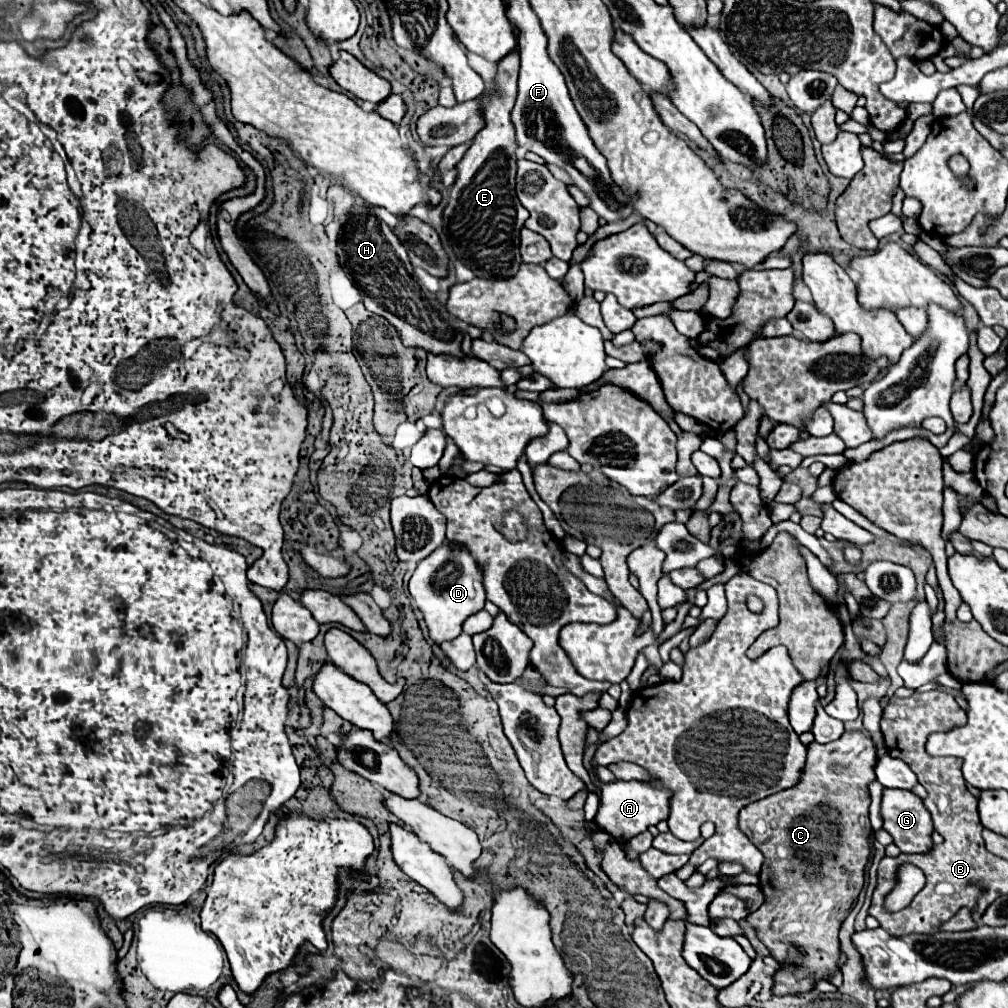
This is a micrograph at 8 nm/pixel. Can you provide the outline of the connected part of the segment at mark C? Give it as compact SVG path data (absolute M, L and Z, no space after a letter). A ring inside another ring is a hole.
M844 732L838 740L830 744L812 742L807 746L807 754L806 766L796 786L744 806L738 816L738 828L764 854L764 864L758 876L760 890L764 892L766 900L756 912L750 912L744 920L756 930L760 942L770 950L772 958L782 968L774 972L772 992L776 996L812 992L816 990L818 980L828 980L838 970L838 930L844 918L850 914L852 906L856 904L870 854L868 782L876 778L876 748L872 740L860 732Z

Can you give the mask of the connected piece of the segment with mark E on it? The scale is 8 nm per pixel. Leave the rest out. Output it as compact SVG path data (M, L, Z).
M514 48L506 58L502 58L496 64L496 78L494 78L494 90L484 92L480 102L480 112L484 118L484 128L474 136L468 152L464 158L456 164L456 182L450 190L450 202L444 208L444 232L450 240L450 246L456 254L456 258L466 264L478 278L512 278L512 274L520 268L520 228L524 226L524 220L528 218L528 210L520 204L514 188L516 180L516 136L514 126L510 120L510 110L516 100L516 76L518 76L518 48Z

